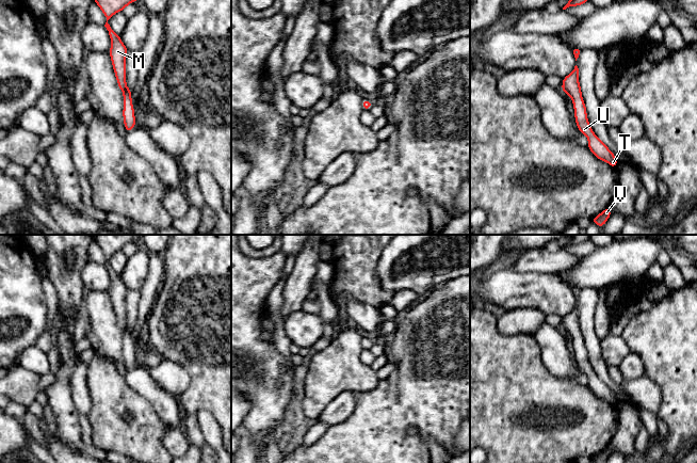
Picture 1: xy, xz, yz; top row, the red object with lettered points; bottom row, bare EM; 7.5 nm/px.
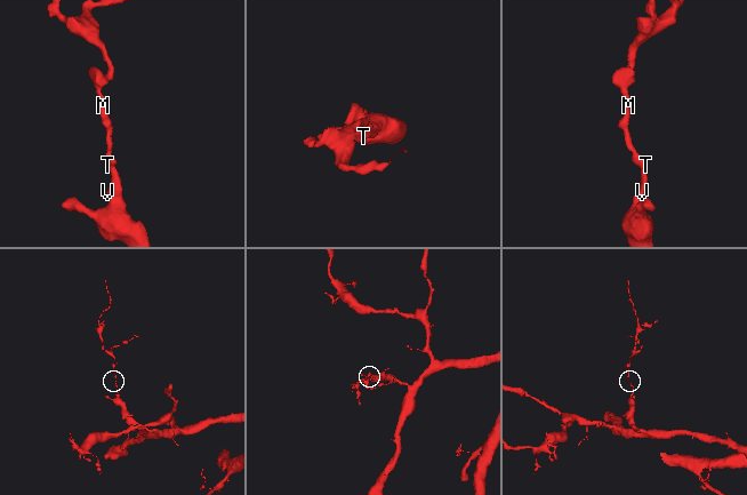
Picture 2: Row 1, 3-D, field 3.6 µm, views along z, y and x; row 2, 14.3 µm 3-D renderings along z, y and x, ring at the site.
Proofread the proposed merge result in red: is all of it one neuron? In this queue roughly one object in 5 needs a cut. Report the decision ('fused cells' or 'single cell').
single cell

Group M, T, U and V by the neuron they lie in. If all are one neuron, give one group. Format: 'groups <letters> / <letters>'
groups M T U V

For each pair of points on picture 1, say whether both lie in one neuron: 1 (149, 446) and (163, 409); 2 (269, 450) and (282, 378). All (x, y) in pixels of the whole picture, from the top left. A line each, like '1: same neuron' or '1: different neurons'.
1: different neurons
2: different neurons

